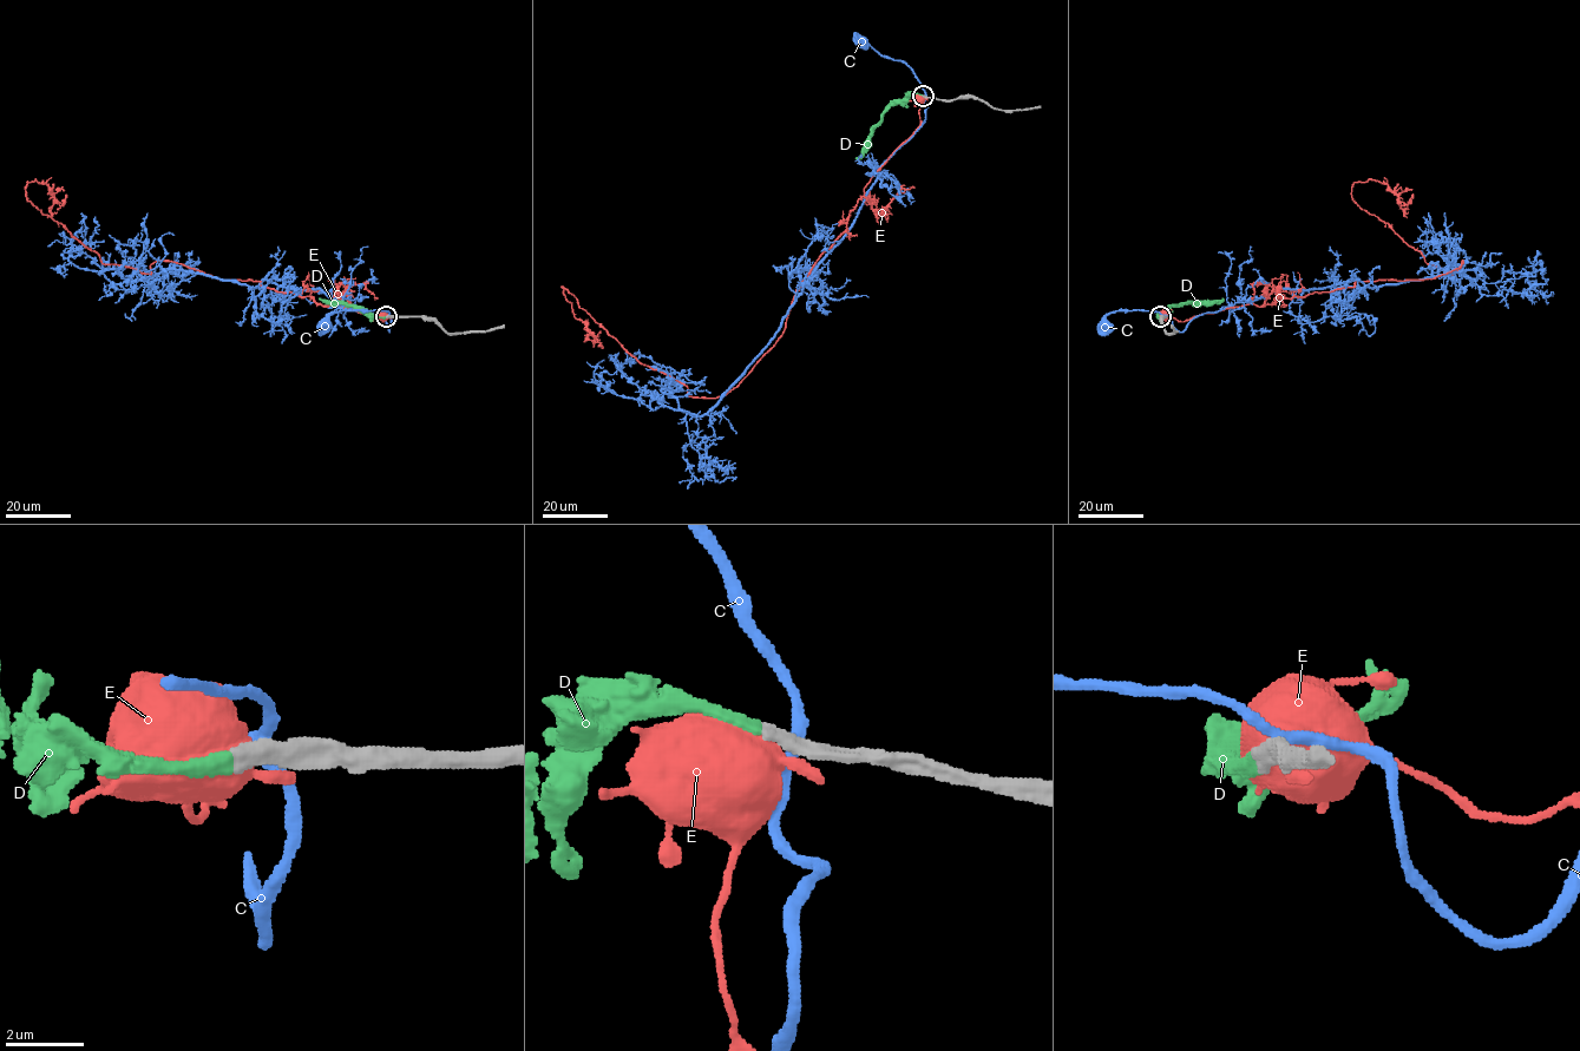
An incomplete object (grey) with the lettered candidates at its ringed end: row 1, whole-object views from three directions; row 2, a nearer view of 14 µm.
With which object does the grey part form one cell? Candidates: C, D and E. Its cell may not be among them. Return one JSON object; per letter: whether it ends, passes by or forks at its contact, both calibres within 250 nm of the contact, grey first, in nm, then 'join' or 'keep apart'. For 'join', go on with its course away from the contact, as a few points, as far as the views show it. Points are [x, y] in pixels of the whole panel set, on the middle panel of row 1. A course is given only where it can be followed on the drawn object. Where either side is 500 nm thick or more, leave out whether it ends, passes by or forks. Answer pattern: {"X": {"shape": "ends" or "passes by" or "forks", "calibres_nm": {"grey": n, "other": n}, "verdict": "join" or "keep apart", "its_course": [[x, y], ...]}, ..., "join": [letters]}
{"C": {"calibres_nm": {"grey": 600, "other": 320}, "verdict": "keep apart"}, "D": {"shape": "ends", "calibres_nm": {"grey": 440, "other": 360}, "verdict": "join", "its_course": [[923, 96], [907, 94], [896, 100], [873, 126], [870, 143], [854, 158]]}, "E": {"calibres_nm": {"grey": 500, "other": 750}, "verdict": "keep apart"}, "join": ["D"]}

